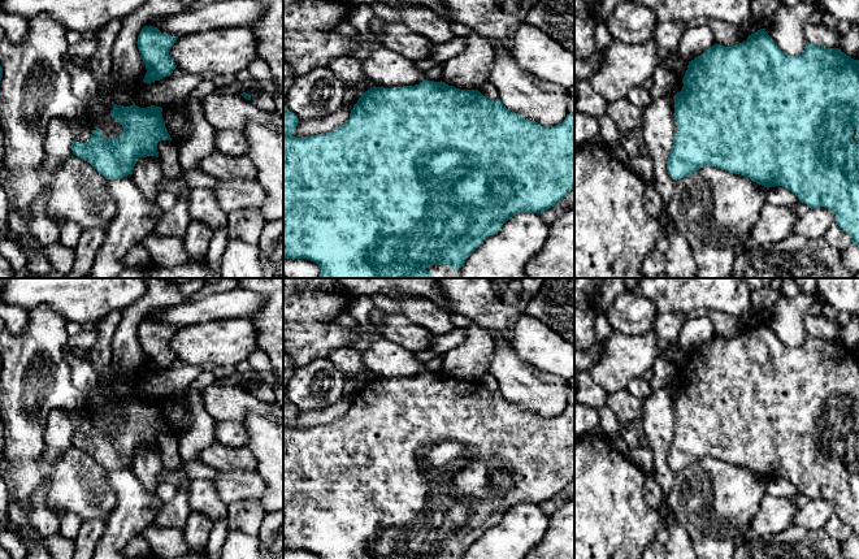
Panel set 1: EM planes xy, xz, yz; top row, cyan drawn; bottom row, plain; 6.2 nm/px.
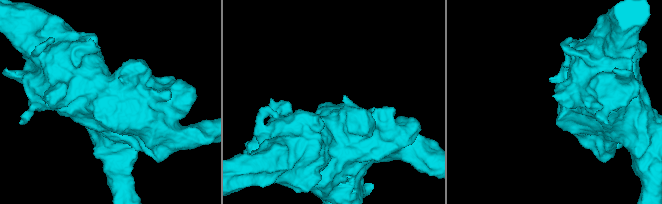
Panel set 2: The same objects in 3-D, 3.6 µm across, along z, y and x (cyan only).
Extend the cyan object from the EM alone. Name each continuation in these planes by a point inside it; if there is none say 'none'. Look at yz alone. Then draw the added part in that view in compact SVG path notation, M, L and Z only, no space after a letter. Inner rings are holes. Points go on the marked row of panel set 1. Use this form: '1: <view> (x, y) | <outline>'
none

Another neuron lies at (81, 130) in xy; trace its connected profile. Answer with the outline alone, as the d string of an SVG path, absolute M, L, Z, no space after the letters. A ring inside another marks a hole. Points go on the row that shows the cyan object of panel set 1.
M65 117L66 124L71 131L73 140L86 143L90 140L92 127L84 117Z

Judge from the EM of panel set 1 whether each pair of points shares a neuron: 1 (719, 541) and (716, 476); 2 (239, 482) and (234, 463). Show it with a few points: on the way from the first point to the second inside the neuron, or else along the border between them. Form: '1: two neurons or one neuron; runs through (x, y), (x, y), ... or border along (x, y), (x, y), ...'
1: one neuron; runs through (716, 525), (716, 492)
2: two neurons; border along (218, 469), (255, 471)

